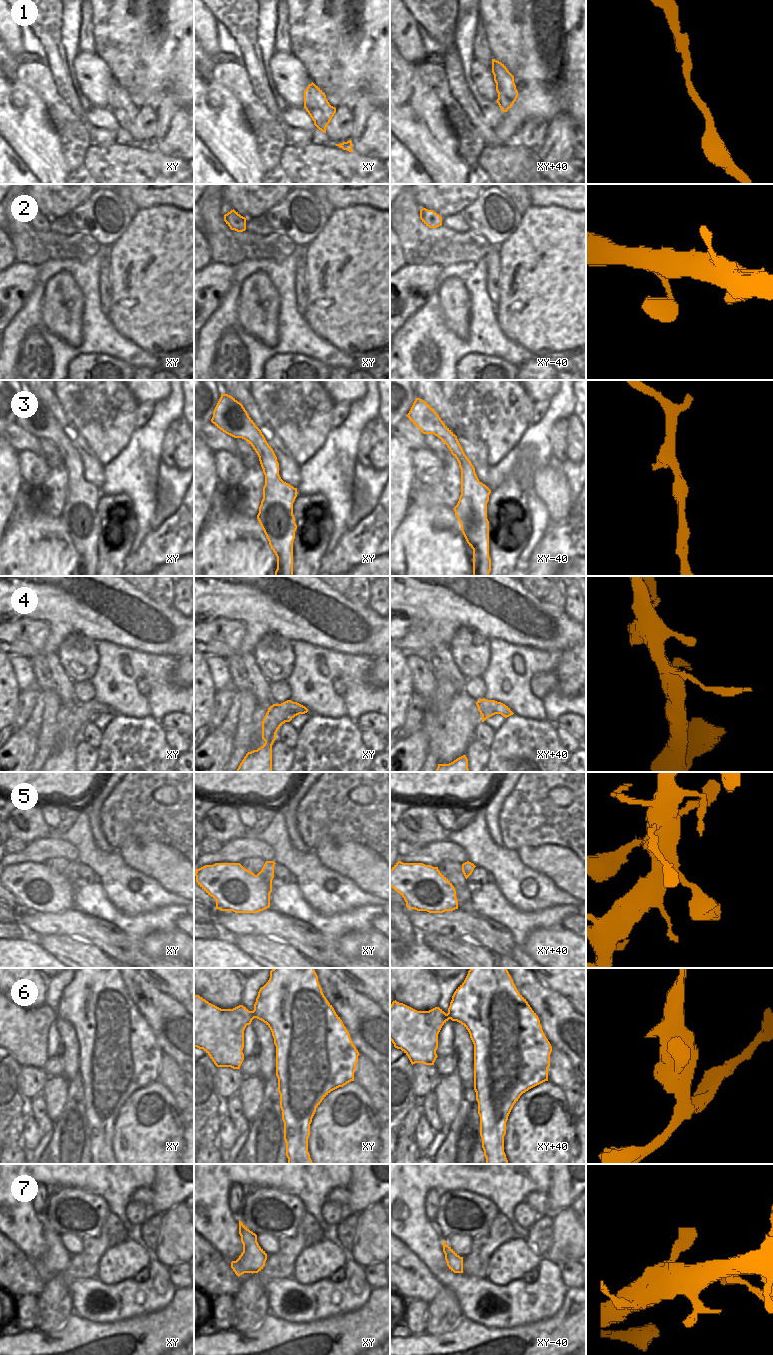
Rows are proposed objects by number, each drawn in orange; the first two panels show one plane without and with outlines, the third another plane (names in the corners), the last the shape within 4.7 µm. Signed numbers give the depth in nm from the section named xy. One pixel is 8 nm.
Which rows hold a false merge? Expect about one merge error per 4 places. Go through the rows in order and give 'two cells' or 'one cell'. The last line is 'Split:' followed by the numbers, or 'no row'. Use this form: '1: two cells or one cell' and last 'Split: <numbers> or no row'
1: one cell
2: one cell
3: one cell
4: one cell
5: one cell
6: one cell
7: one cell
Split: no row

